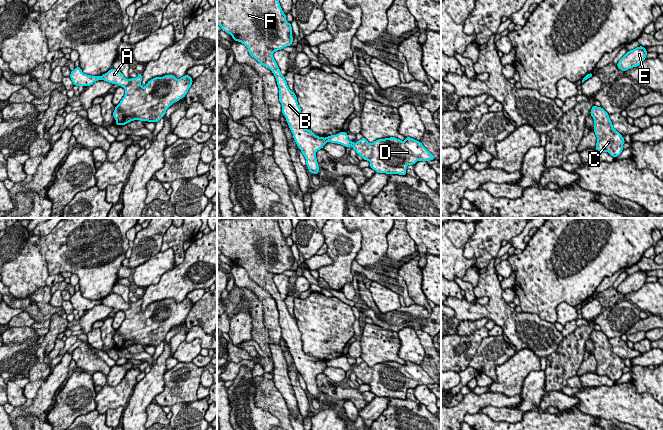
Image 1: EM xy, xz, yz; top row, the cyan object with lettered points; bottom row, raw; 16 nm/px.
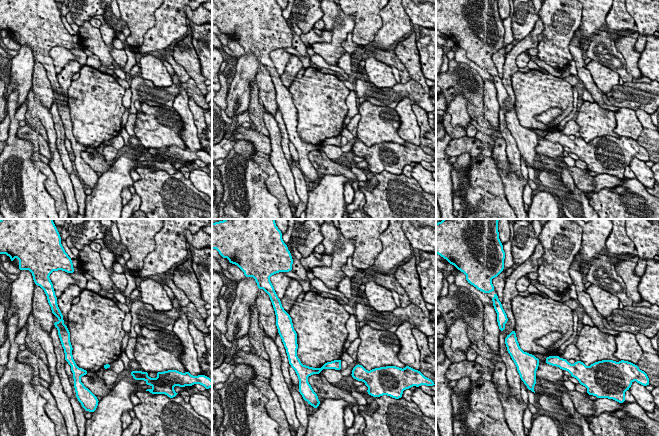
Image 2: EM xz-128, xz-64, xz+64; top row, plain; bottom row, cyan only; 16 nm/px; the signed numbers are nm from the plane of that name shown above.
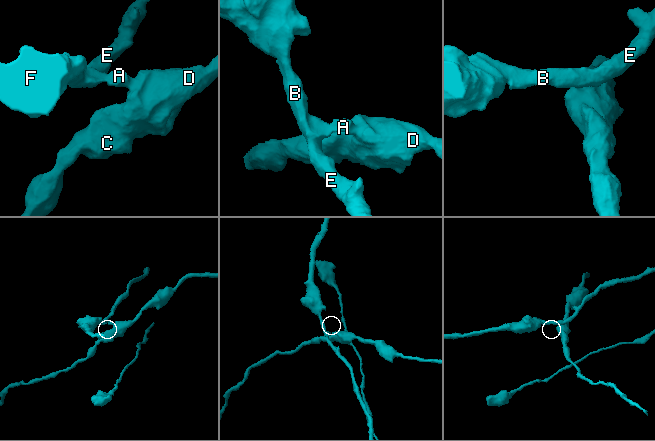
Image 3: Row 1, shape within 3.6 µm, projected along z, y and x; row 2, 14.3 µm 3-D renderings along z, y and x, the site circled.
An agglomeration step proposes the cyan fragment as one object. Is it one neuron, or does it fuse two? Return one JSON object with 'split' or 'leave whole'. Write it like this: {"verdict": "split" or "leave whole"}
{"verdict": "split"}

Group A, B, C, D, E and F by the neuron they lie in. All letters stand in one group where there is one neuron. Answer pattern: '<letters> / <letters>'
A C D / B E F

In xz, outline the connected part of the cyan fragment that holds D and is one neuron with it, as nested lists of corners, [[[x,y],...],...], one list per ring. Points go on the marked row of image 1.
[[[340,132],[326,137],[327,142],[352,146],[363,160],[370,162],[370,168],[376,173],[406,175],[408,165],[417,161],[435,160],[434,156],[420,141],[406,137],[404,141],[395,137],[378,139],[369,143],[364,137],[354,143],[348,139],[348,134]]]

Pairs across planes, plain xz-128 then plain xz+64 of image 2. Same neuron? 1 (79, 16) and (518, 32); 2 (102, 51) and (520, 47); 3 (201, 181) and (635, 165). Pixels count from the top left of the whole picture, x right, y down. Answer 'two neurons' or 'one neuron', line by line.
1: one neuron
2: two neurons
3: one neuron

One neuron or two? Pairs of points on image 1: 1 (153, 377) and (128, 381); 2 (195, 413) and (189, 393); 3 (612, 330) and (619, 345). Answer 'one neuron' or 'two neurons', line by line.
1: two neurons
2: two neurons
3: two neurons

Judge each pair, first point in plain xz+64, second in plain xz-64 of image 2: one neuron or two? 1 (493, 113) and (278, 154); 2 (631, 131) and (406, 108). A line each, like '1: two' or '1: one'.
1: two
2: one

